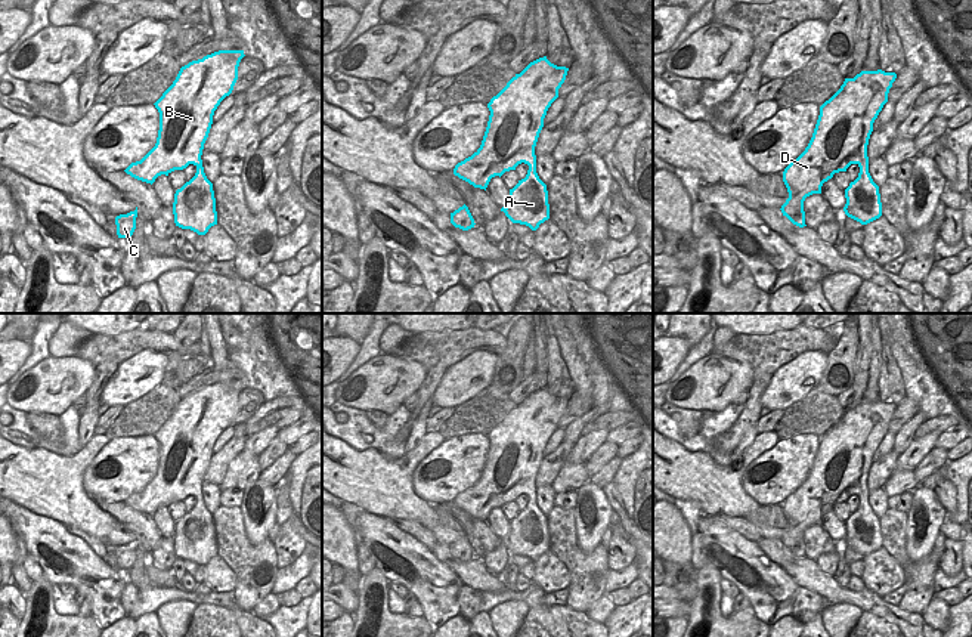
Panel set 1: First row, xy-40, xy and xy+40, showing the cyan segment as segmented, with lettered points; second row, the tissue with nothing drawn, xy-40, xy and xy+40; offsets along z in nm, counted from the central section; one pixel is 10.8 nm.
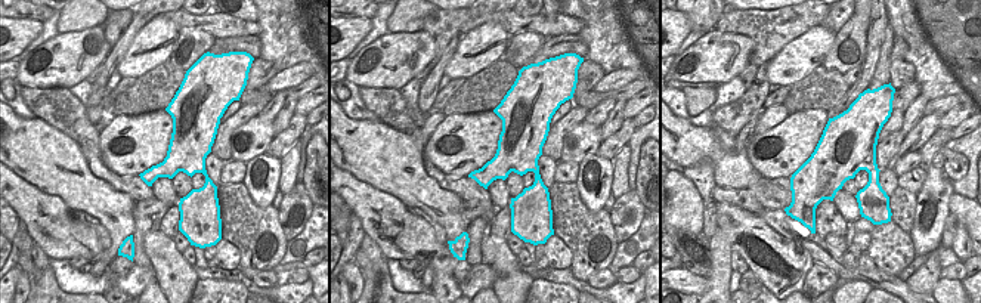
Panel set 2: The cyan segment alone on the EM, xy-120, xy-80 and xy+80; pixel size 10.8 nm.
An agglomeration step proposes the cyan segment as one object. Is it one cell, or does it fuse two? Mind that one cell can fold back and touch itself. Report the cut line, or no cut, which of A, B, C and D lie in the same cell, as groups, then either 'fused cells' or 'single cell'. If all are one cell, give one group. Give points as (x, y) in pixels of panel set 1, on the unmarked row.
no cut; A B C D; single cell

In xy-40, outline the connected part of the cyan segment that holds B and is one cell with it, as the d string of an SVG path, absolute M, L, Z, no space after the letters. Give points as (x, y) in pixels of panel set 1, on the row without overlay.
M219 381L182 398L173 415L154 435L160 443L155 477L124 501L152 516L158 507L194 495L195 507L174 525L173 545L176 557L198 566L217 556L213 514L201 491L204 474L214 442L233 421L244 387L244 381Z

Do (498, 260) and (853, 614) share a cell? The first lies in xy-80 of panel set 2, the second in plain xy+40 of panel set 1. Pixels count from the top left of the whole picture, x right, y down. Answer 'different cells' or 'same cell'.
same cell

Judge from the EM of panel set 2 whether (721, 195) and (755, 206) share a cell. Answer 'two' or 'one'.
one

